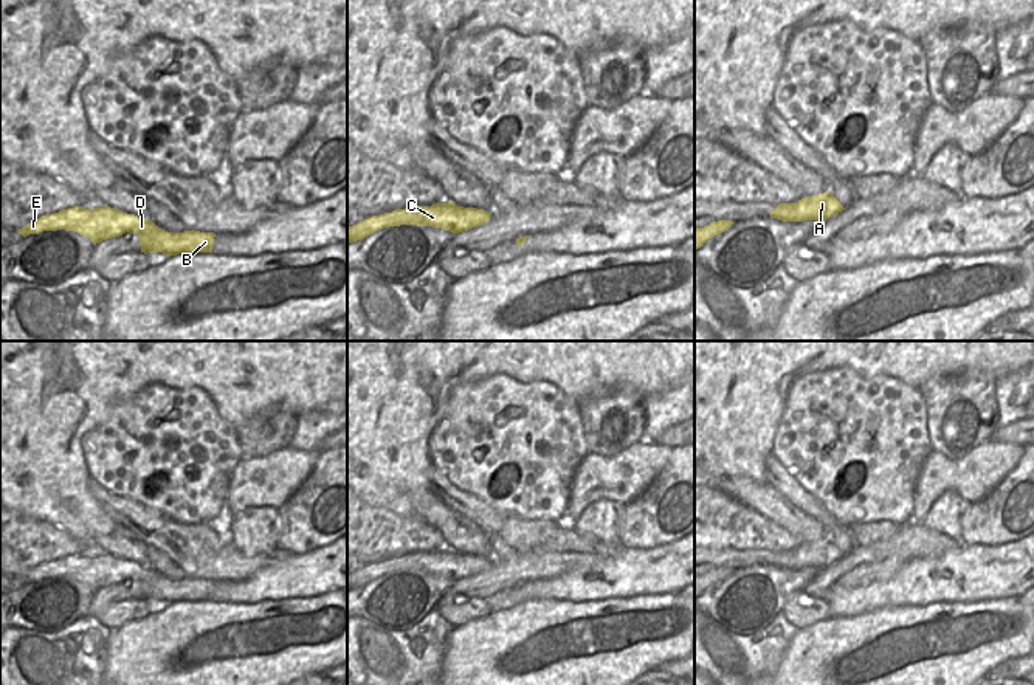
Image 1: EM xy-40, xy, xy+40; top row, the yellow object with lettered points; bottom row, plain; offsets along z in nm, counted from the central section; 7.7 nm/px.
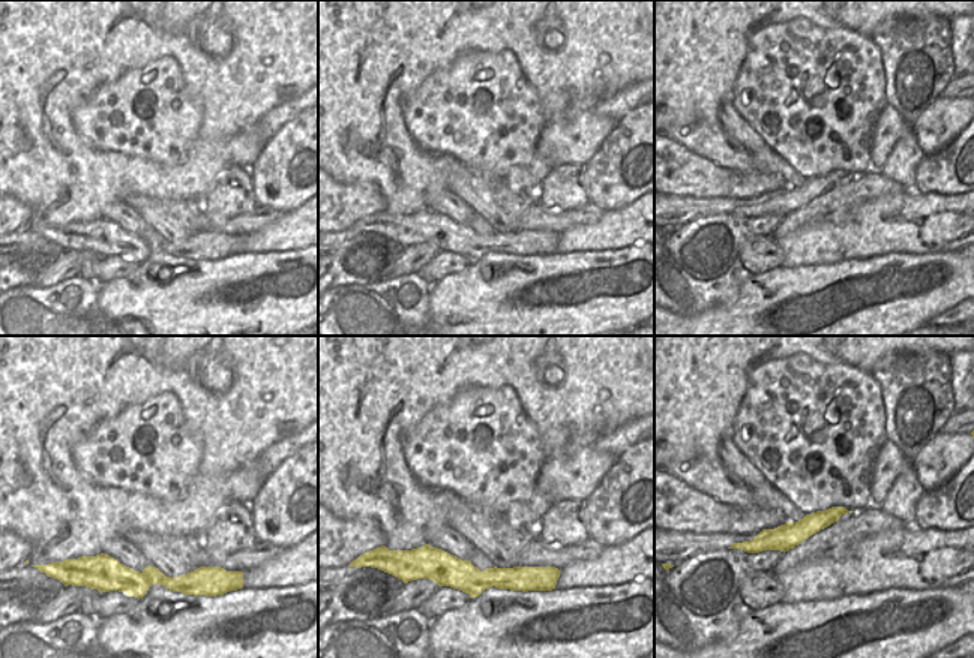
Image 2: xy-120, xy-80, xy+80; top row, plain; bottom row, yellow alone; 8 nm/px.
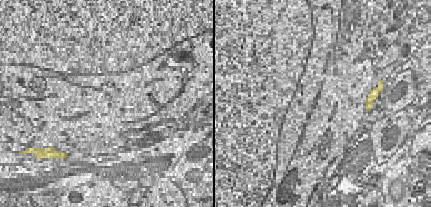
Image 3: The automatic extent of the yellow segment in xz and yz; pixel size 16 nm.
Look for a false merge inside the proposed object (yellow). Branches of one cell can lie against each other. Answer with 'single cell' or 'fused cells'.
fused cells

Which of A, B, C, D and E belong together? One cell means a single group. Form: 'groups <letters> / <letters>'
groups A / B C D E

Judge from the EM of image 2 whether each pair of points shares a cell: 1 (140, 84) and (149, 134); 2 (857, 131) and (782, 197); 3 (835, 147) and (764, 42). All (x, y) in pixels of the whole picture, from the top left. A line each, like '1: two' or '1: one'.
1: one
2: two
3: one

